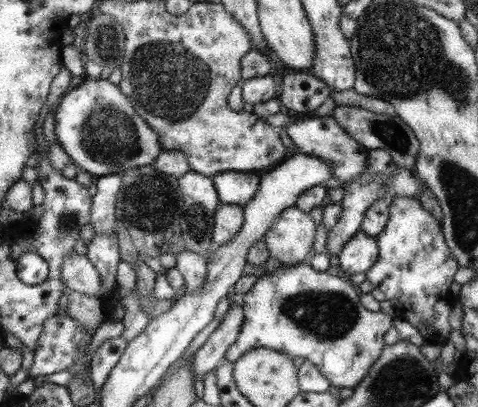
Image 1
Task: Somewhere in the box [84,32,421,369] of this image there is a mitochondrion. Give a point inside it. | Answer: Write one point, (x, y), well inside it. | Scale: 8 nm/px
(170, 82)

